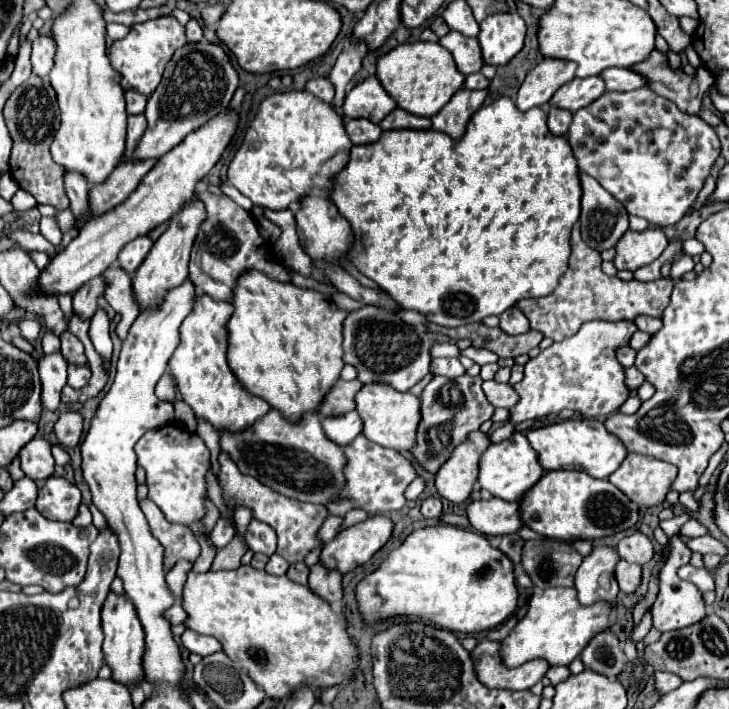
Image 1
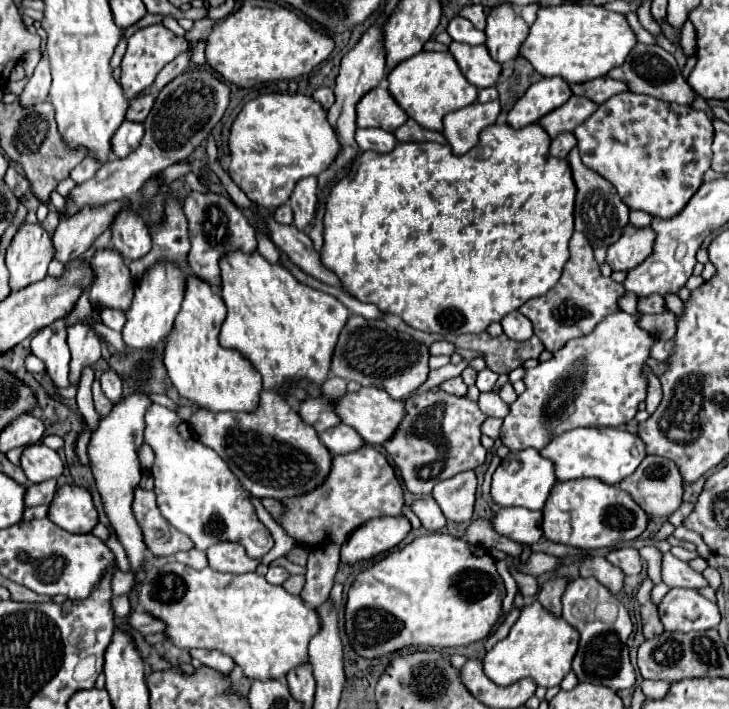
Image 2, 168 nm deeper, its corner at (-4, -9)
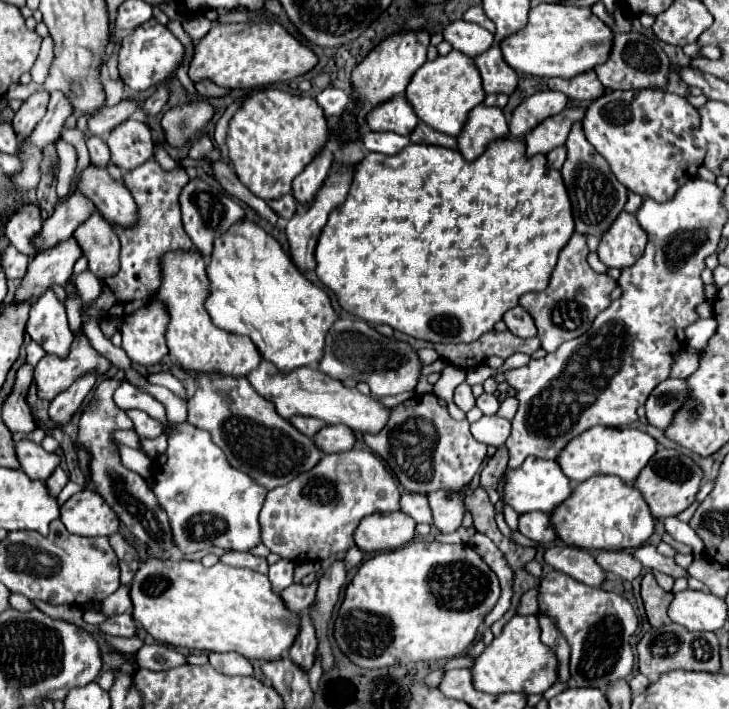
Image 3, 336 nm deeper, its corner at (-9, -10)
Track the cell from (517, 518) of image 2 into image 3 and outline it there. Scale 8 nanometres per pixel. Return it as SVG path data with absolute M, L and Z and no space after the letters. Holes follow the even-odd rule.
M531 511L531 513L525 513L519 517L519 531L537 541L537 543L553 543L557 539L557 533L551 525L551 515L549 513L537 513L537 511Z

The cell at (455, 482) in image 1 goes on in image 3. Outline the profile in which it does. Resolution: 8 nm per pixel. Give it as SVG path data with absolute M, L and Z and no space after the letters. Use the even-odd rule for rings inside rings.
M447 491L429 493L433 525L441 533L453 533L457 527L461 527L465 515L465 507L461 507L461 499L463 497L459 493L447 493Z

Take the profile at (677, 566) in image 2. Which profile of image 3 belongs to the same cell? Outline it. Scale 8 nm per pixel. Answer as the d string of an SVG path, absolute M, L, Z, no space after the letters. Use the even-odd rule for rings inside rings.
M641 545L633 551L633 557L645 567L645 569L653 569L653 571L661 571L667 573L671 577L687 577L687 571L683 567L679 567L673 559L667 559L663 555L657 553L655 545Z

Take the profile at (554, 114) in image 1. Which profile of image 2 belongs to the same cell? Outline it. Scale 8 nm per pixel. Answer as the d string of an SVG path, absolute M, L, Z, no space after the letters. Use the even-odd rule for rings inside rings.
M562 132L558 134L552 144L550 144L550 154L556 158L566 158L570 154L570 150L576 146L576 138L572 132Z

